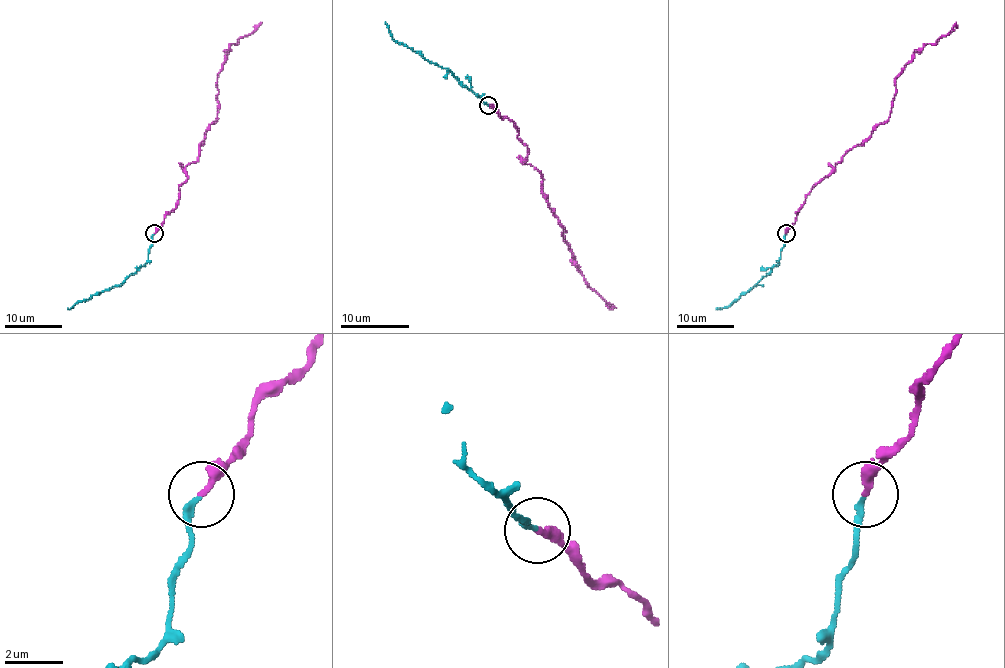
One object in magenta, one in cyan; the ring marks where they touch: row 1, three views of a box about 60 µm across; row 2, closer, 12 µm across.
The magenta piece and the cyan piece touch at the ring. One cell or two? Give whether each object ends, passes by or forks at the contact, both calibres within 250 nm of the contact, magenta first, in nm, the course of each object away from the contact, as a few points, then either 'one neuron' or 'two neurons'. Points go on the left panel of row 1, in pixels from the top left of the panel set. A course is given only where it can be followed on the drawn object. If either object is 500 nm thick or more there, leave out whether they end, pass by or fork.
magenta ends | cyan ends | 280/190 nm | magenta via (154, 233), (175, 207), (185, 167), (197, 160), (200, 143), (217, 118), (217, 76), (224, 55), (261, 22) | cyan via (154, 234), (148, 259), (134, 275), (121, 285), (68, 308) | one neuron

